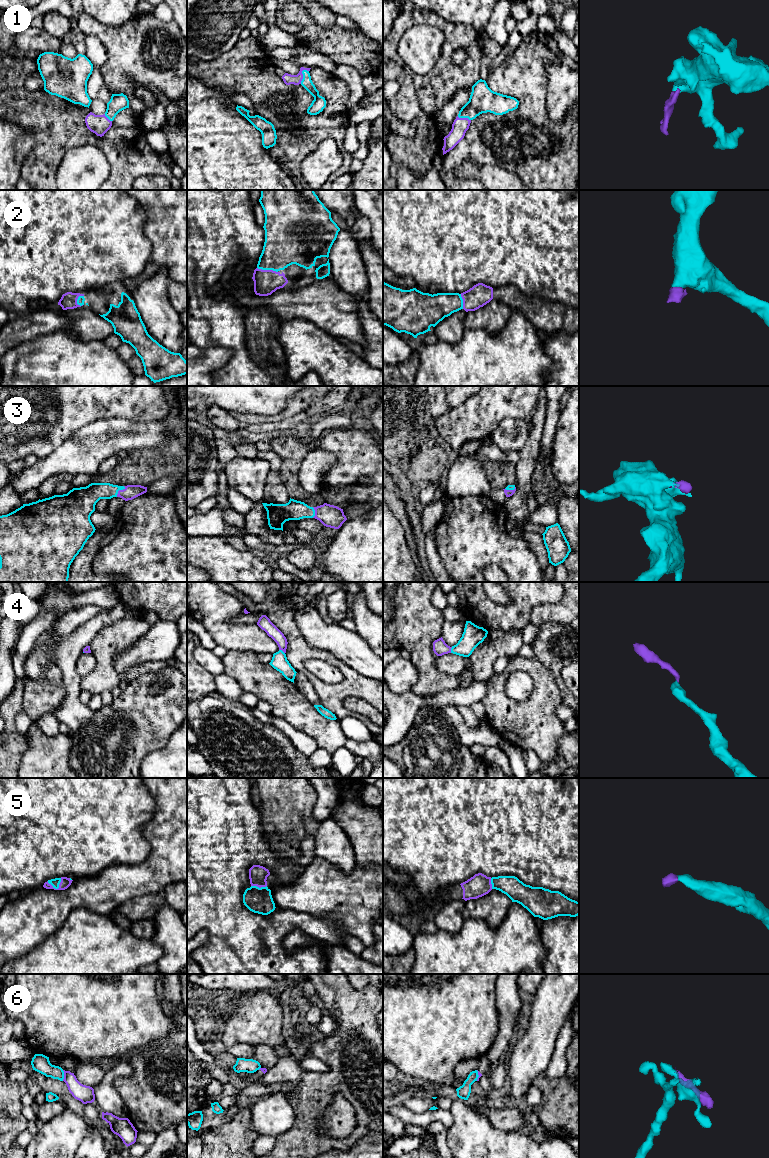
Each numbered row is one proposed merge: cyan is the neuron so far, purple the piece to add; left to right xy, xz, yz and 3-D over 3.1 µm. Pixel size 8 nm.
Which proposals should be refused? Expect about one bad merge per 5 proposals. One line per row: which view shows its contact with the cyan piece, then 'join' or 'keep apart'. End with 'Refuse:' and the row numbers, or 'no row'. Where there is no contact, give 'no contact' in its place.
1: contact in xz; join
2: contact in xz; join
3: contact in xy; join
4: contact in xz; join
5: contact in xy; join
6: contact in xy; keep apart
Refuse: 6

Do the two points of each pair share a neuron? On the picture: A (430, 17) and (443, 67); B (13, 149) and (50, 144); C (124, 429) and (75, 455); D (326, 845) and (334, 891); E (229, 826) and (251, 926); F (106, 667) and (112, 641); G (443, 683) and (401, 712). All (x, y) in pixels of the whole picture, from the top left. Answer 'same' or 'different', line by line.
A: same
B: different
C: same
D: different
E: same
F: same
G: different

